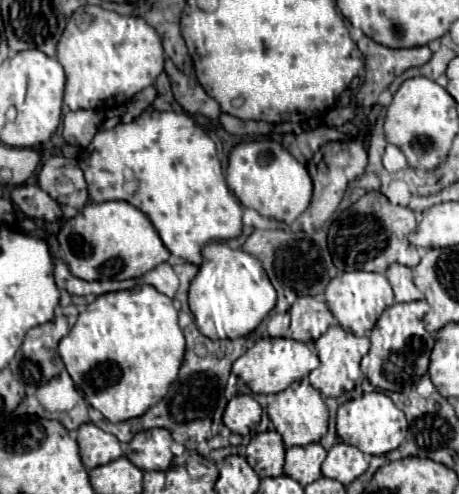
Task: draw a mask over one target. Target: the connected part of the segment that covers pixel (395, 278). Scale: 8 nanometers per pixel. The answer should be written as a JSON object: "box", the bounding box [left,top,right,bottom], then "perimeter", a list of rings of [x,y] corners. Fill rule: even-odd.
{"box":[386,263,426,303],"perimeter":[[[392,263],[386,271],[386,279],[394,289],[394,303],[410,303],[410,301],[426,301],[424,294],[418,291],[412,279],[412,269]]]}

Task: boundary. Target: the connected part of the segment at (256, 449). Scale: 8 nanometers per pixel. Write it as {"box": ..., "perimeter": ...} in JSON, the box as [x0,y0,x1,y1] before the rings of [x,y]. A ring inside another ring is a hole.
{"box":[246,431,284,477],"perimeter":[[[276,431],[258,433],[250,439],[246,449],[246,459],[250,467],[264,477],[278,477],[284,467],[284,443]]]}

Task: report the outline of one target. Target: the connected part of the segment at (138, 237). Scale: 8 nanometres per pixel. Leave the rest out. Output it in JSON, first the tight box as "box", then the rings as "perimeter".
{"box":[60,201,170,281],"perimeter":[[[126,201],[88,203],[72,219],[66,219],[60,233],[60,255],[72,275],[84,281],[96,279],[132,279],[142,277],[160,263],[168,261],[170,251],[164,247],[150,219]]]}

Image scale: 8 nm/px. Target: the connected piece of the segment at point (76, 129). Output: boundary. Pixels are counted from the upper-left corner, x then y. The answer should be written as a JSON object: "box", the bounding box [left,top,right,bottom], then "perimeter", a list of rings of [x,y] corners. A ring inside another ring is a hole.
{"box":[64,111,104,147],"perimeter":[[[70,111],[64,115],[64,139],[70,145],[86,147],[96,135],[100,123],[104,121],[104,113],[98,111]]]}

